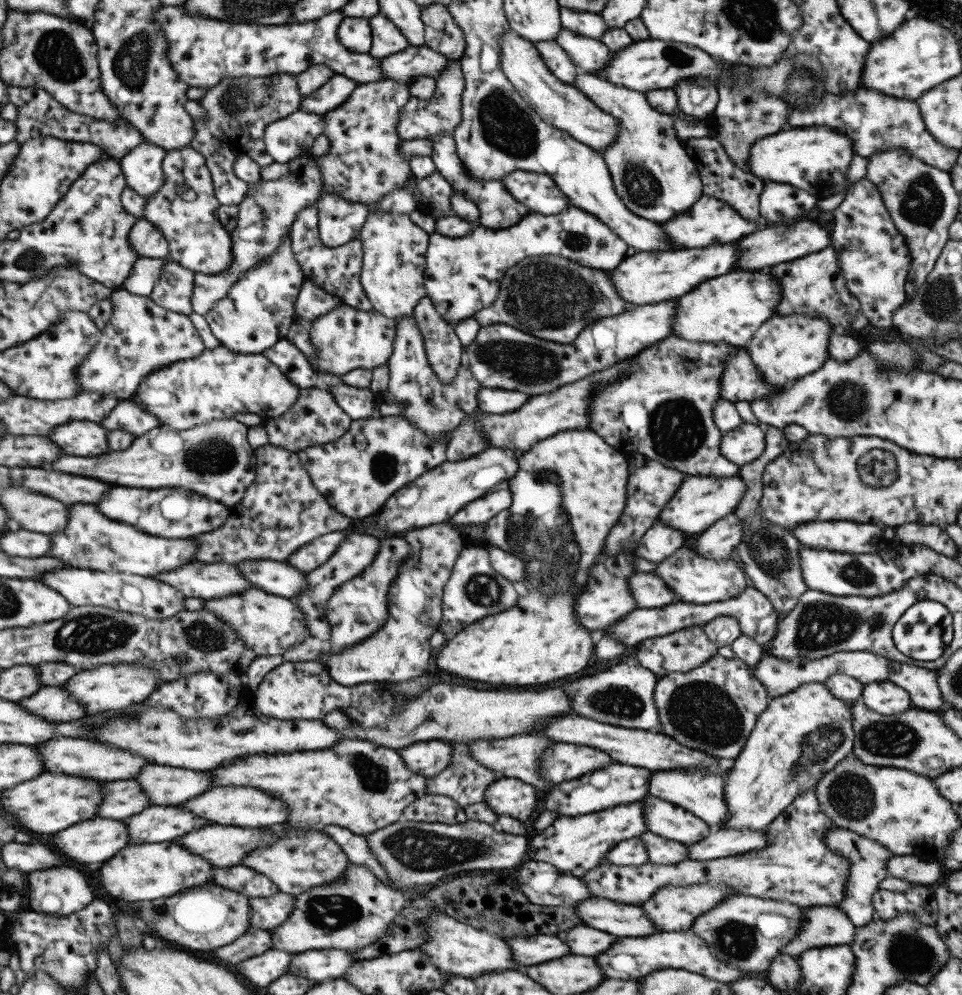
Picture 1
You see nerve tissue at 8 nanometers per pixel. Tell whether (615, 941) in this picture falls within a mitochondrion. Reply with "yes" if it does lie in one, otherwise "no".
no

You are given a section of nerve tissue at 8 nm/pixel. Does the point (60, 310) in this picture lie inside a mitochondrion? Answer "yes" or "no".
no

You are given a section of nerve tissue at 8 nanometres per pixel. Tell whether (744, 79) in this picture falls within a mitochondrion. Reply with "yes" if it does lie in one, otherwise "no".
no

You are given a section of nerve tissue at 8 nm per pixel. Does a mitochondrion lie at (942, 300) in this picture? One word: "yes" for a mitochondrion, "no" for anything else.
yes

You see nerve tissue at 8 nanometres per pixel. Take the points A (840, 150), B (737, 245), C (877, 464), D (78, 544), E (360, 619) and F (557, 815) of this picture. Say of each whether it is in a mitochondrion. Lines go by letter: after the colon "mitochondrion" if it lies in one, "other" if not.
A: other
B: other
C: mitochondrion
D: mitochondrion
E: mitochondrion
F: other

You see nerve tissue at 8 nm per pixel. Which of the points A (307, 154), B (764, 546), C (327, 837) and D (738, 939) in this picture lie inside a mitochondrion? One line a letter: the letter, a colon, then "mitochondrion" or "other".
A: other
B: mitochondrion
C: other
D: mitochondrion

